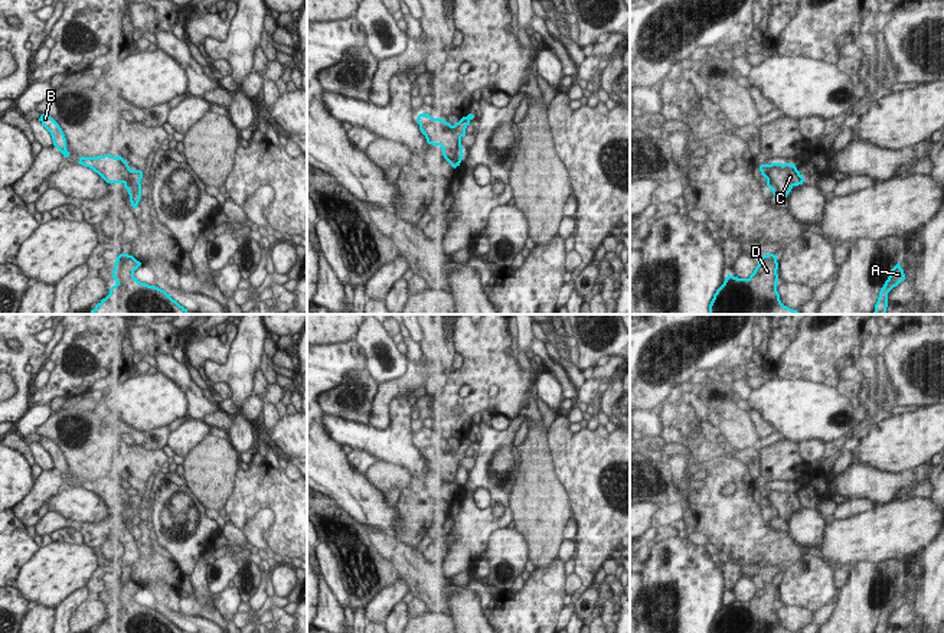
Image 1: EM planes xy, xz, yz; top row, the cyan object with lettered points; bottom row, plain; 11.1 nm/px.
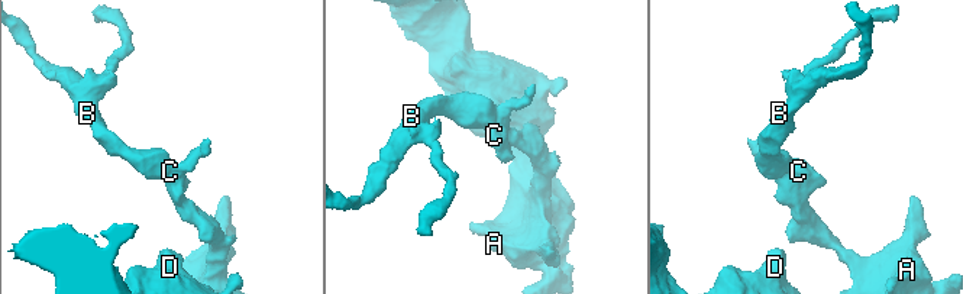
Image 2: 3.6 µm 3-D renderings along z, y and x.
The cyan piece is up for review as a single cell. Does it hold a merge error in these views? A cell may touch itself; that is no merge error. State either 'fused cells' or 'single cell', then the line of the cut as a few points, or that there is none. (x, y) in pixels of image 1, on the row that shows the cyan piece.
single cell; cut none

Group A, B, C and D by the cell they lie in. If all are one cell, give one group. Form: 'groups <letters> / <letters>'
groups A B C D

